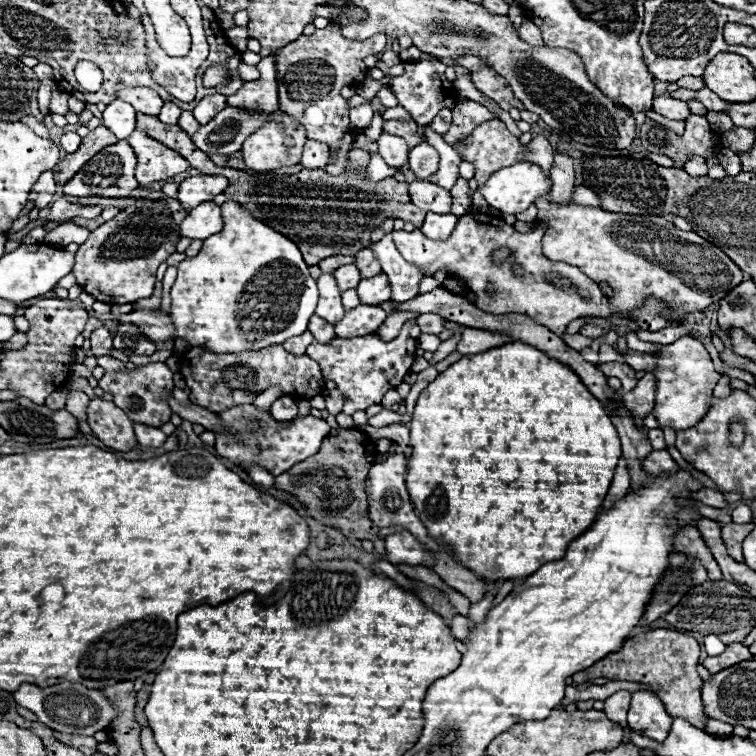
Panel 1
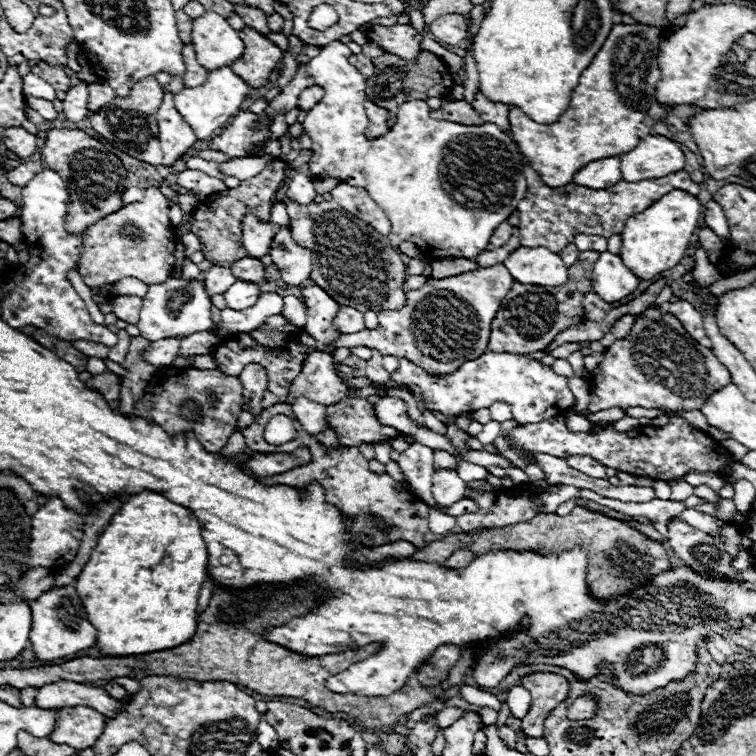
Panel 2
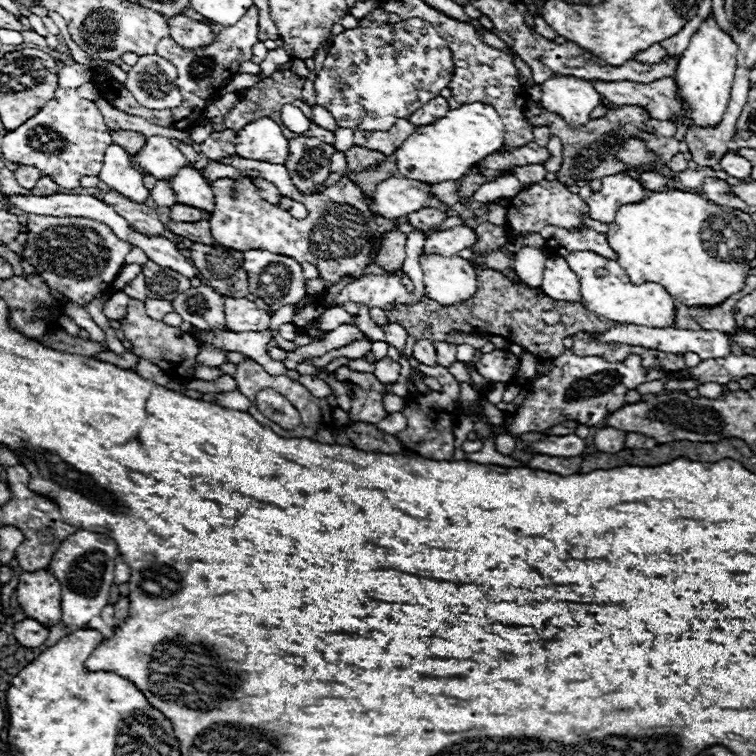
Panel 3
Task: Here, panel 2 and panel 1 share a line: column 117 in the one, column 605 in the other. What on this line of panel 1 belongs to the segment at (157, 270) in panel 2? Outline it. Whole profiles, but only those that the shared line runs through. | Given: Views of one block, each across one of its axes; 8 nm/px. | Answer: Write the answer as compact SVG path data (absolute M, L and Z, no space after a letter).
M538 198L536 206L538 220L548 224L542 238L544 256L576 264L592 280L608 282L614 290L612 310L634 310L646 296L654 294L668 302L666 318L672 318L672 310L690 314L718 302L720 296L744 280L740 268L720 248L696 232L682 232L664 216L614 214L602 208L576 206L574 202L554 206L548 198Z

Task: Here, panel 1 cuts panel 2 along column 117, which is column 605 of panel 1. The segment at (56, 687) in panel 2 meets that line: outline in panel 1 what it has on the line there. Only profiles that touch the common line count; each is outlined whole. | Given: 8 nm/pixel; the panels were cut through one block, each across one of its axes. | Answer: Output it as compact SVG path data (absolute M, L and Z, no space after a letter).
M620 690L620 692L614 692L612 696L608 696L604 700L604 712L606 716L620 724L620 726L626 726L626 712L628 712L628 706L630 706L630 692L628 690Z

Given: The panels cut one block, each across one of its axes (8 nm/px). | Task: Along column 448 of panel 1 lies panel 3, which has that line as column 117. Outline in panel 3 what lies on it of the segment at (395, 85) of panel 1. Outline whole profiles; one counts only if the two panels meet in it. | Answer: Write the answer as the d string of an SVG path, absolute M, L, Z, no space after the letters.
M252 6L234 26L230 28L222 28L222 26L214 26L214 32L216 32L216 40L214 44L210 46L204 46L204 48L196 48L196 50L188 50L188 48L178 48L178 46L160 46L158 48L158 54L162 58L166 58L168 62L172 62L178 70L178 88L180 88L180 94L182 94L182 106L180 108L172 108L172 110L164 110L164 112L152 112L152 110L144 110L140 108L140 104L136 104L134 98L128 98L128 92L126 88L120 88L120 92L116 94L116 100L114 100L114 78L110 72L106 72L104 68L98 68L94 66L94 82L100 86L102 90L102 96L118 110L130 114L130 116L140 116L156 126L168 126L168 128L174 128L174 130L186 130L186 128L192 128L196 124L196 120L202 116L204 108L206 108L206 100L218 92L220 84L232 76L238 66L246 60L252 58L252 46L258 42L258 10Z

